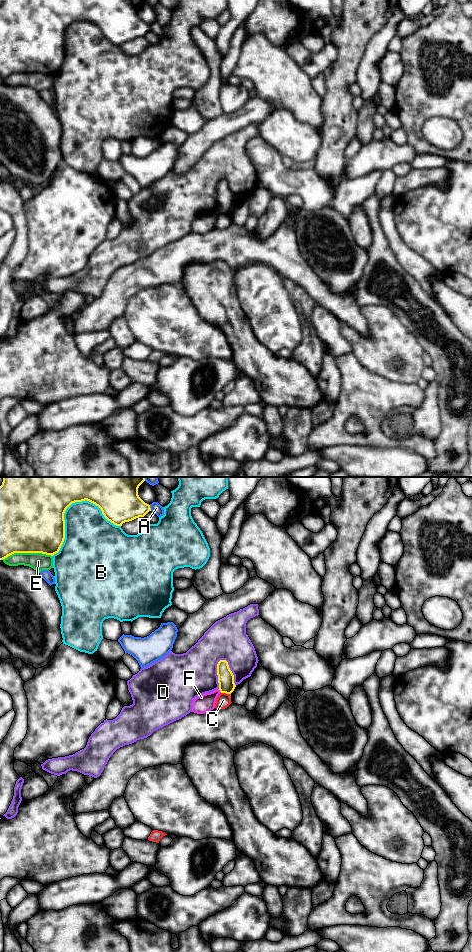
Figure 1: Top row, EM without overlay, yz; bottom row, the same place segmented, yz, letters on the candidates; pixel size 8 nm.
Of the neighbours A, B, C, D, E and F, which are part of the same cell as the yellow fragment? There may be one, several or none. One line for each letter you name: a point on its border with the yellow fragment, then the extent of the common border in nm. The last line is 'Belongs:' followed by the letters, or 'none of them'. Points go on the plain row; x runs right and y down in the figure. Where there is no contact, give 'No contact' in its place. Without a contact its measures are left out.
Belongs: none of them

